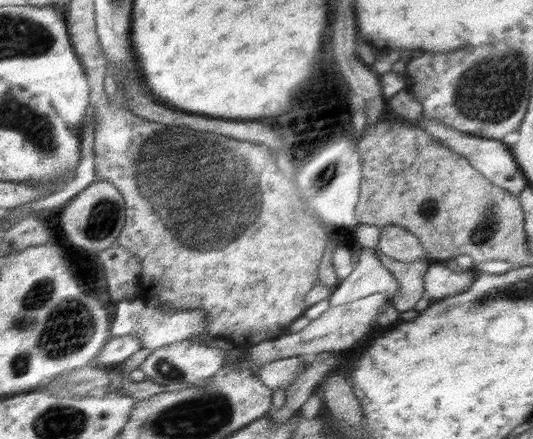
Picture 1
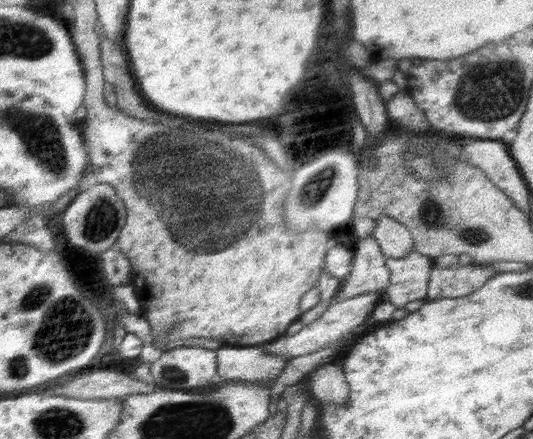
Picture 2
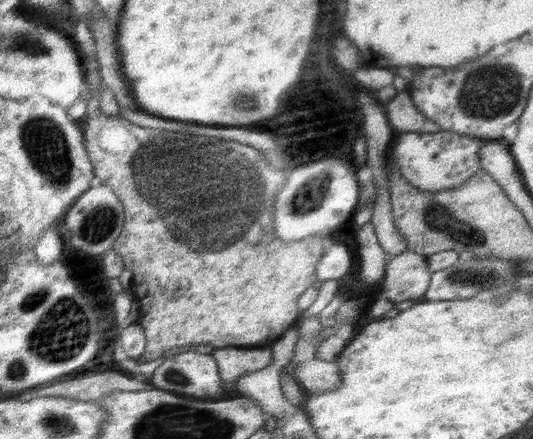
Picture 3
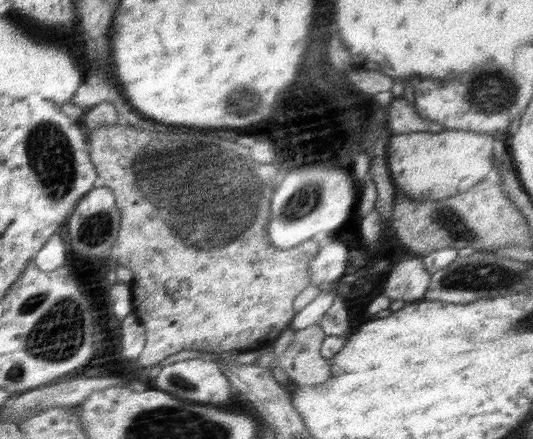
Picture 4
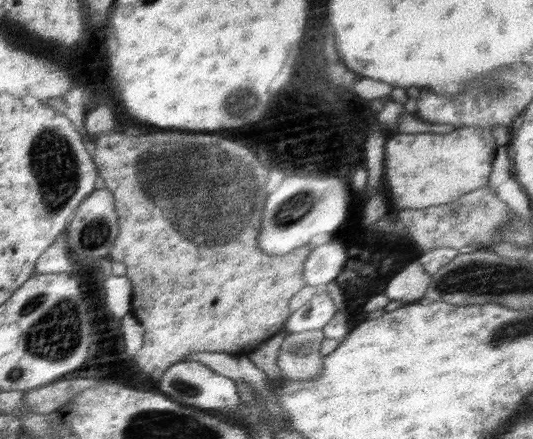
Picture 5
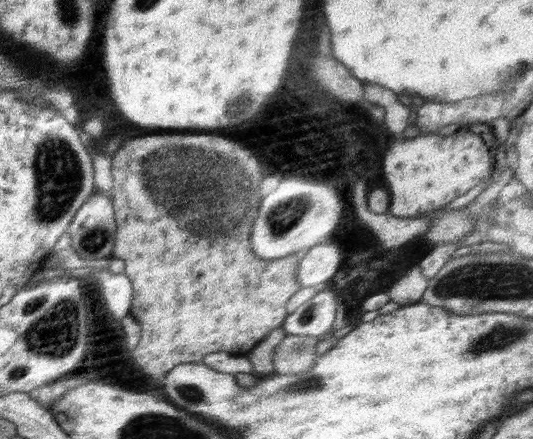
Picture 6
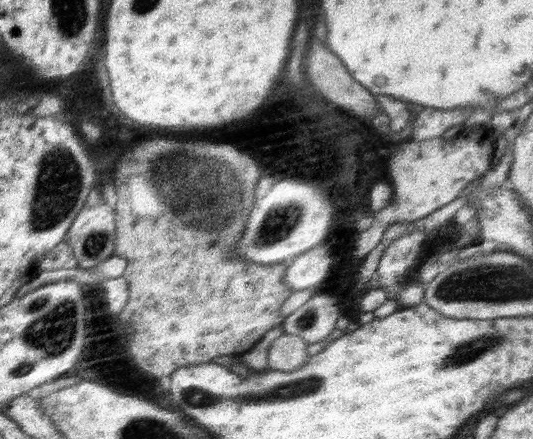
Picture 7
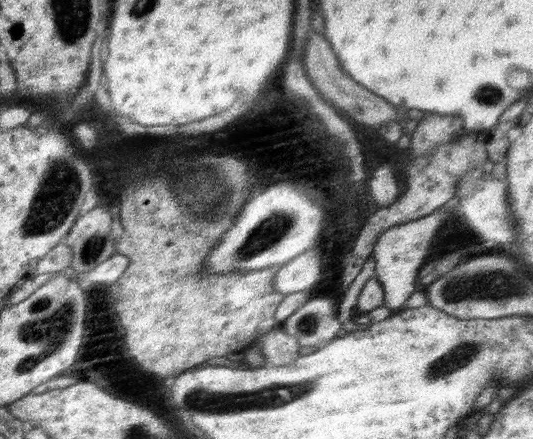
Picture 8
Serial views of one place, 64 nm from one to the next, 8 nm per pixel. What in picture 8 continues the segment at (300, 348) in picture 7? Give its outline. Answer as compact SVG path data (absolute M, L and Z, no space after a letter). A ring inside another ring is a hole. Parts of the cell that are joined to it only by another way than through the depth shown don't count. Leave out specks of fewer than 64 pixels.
M279 325L278 330L269 330L254 341L251 348L260 348L265 356L265 364L272 366L290 366L300 355L300 344L296 338L284 331Z

